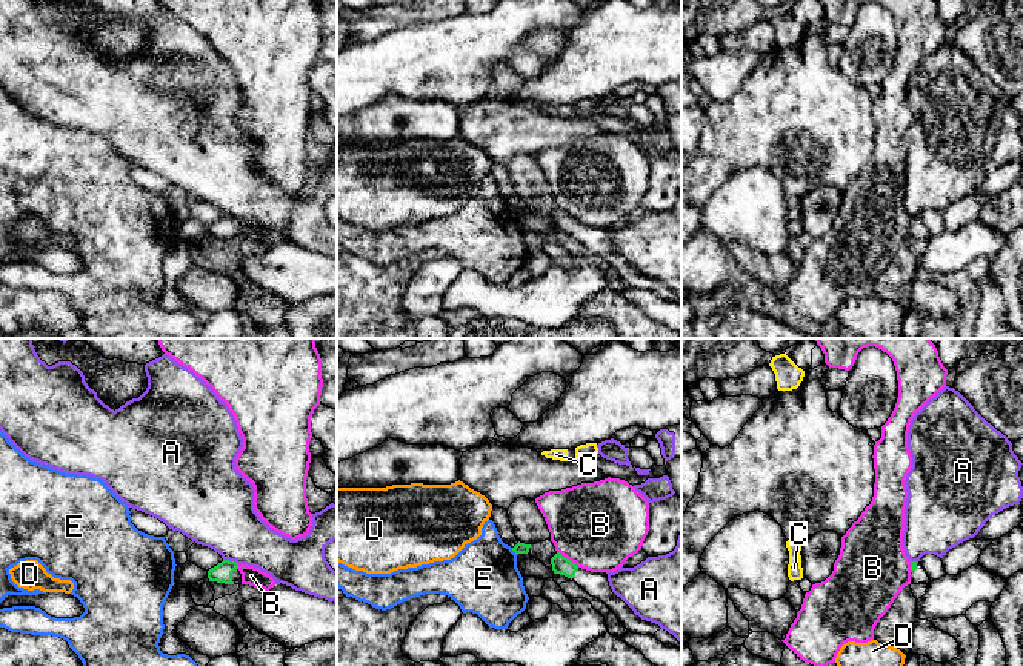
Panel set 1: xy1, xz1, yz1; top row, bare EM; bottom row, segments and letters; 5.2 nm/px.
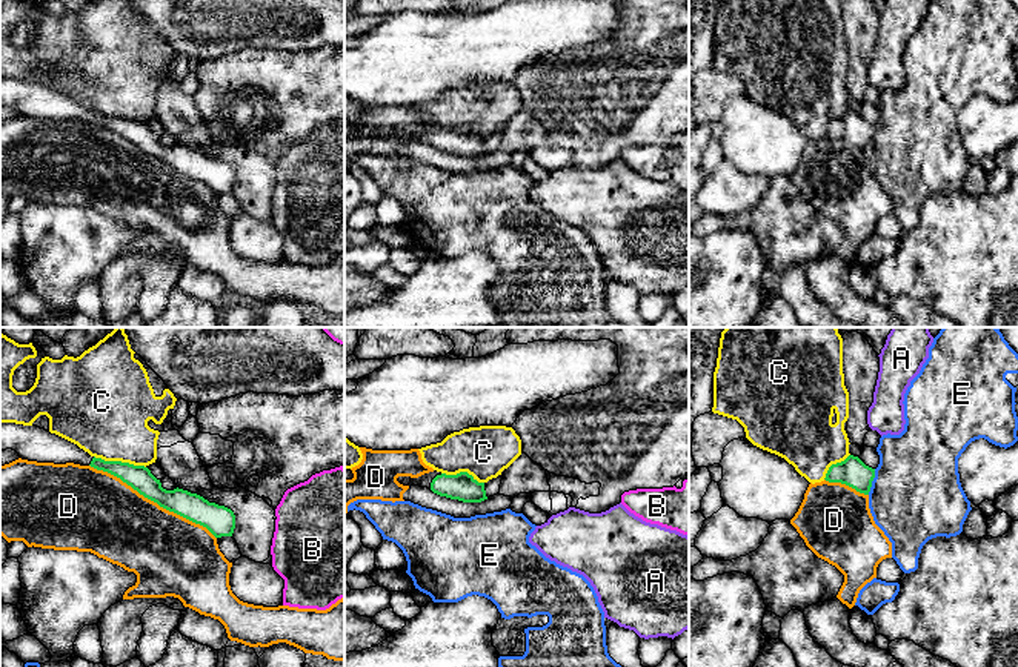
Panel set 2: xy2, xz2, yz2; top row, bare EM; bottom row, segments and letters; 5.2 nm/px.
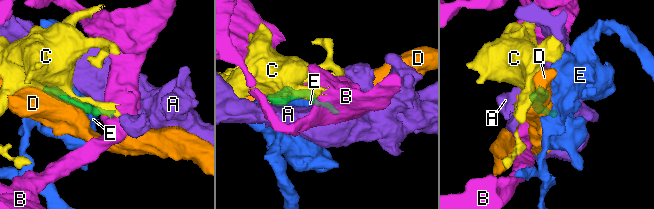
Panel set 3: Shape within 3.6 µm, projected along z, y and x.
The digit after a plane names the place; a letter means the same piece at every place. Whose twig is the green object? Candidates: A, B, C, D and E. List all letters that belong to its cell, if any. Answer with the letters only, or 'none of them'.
none of them

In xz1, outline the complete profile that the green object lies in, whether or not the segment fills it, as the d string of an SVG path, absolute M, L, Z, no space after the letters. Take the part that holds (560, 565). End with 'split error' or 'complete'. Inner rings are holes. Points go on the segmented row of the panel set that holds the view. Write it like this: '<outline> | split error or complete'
M557 552L551 558L554 574L565 575L581 586L591 597L603 601L618 618L618 621L632 634L654 635L661 628L655 623L641 620L634 611L617 597L608 581L606 572L591 572L578 568L575 563Z | split error

